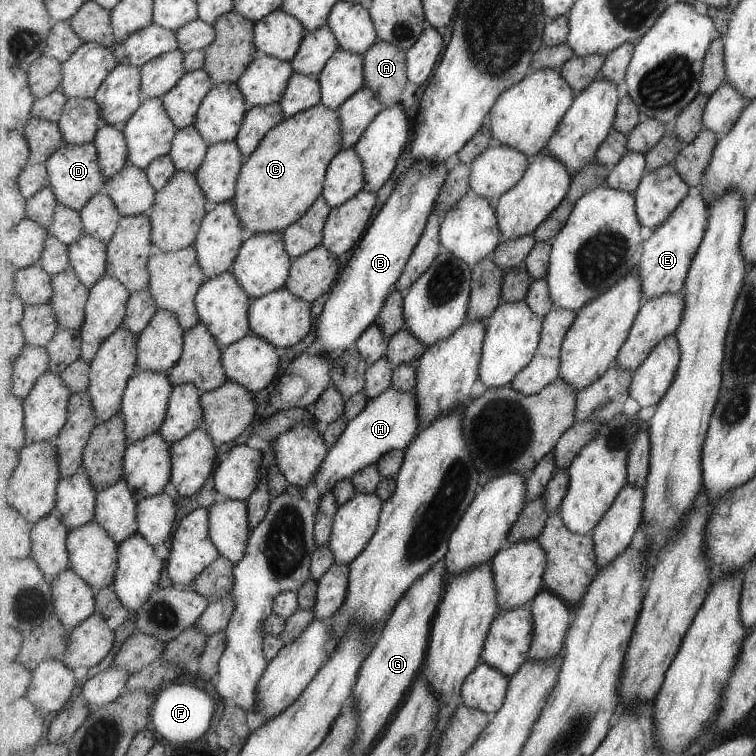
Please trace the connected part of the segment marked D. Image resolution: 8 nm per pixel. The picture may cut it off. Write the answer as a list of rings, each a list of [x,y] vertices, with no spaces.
[[[67,143],[49,157],[47,164],[51,187],[62,205],[81,211],[94,196],[103,193],[107,178],[102,173],[98,148],[94,143],[84,145]]]

